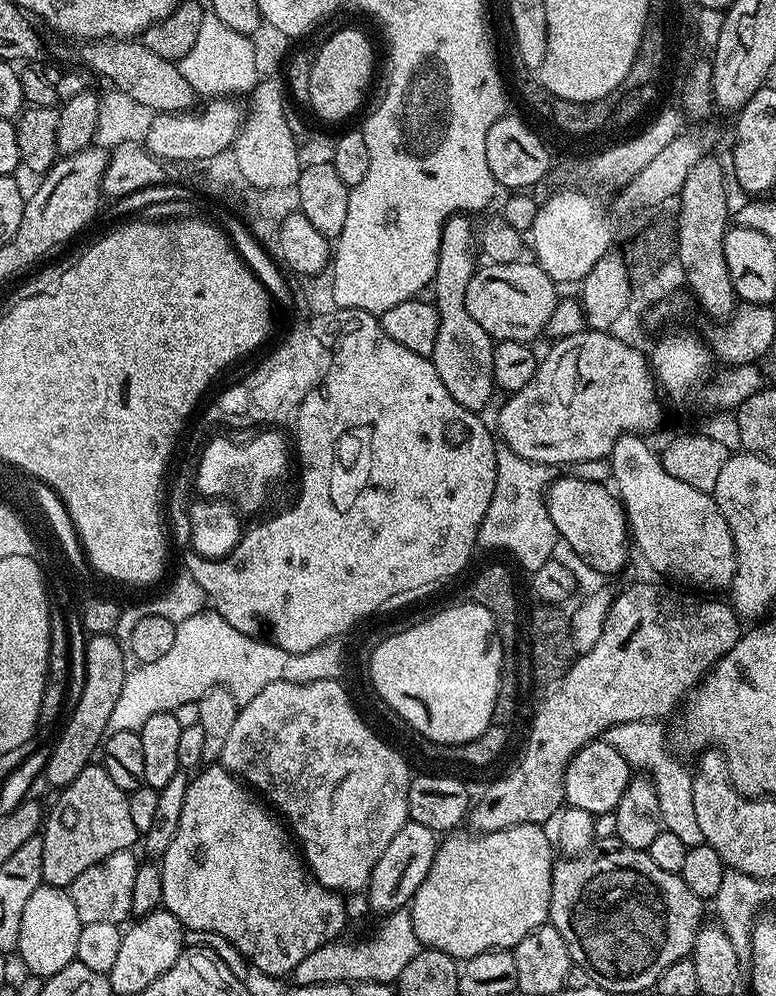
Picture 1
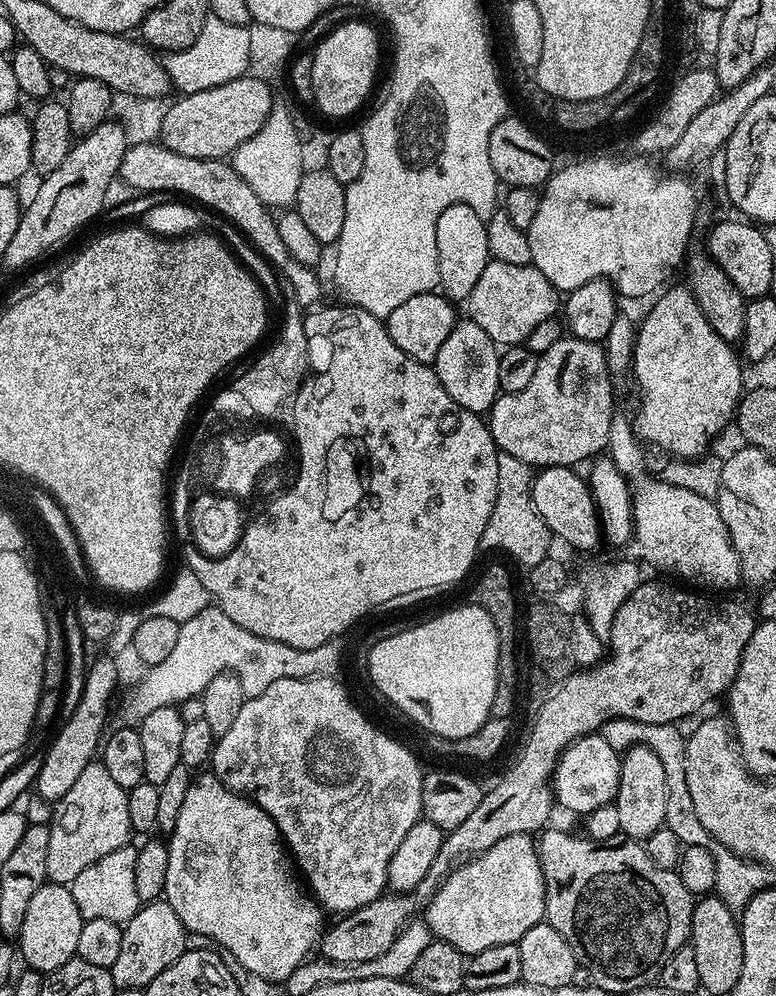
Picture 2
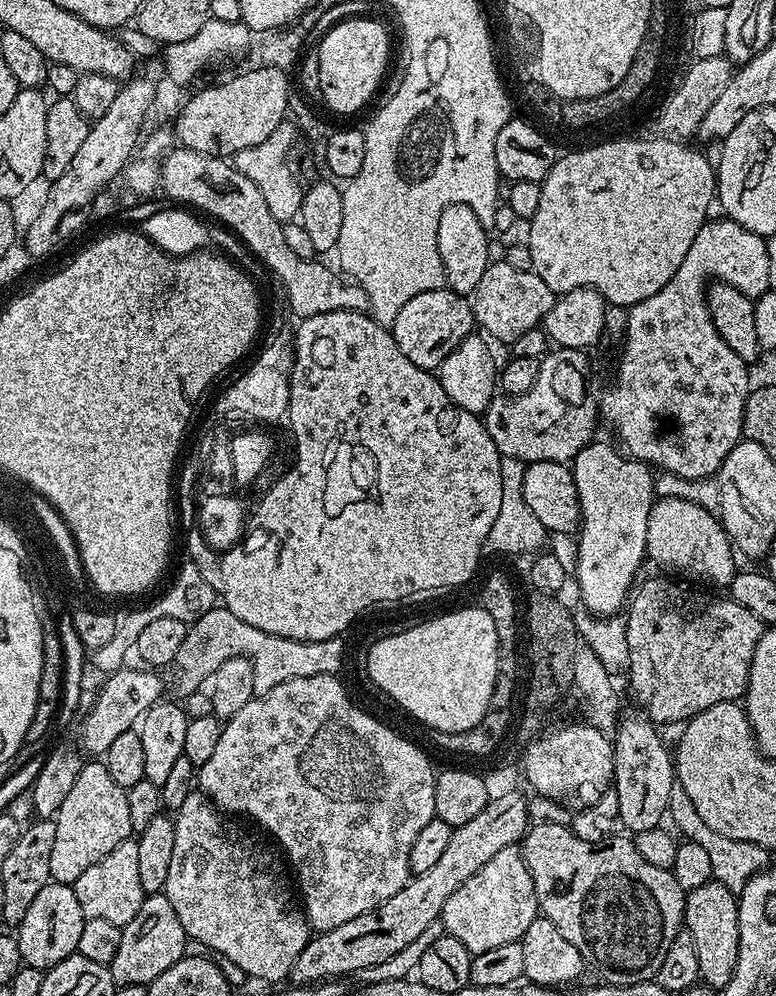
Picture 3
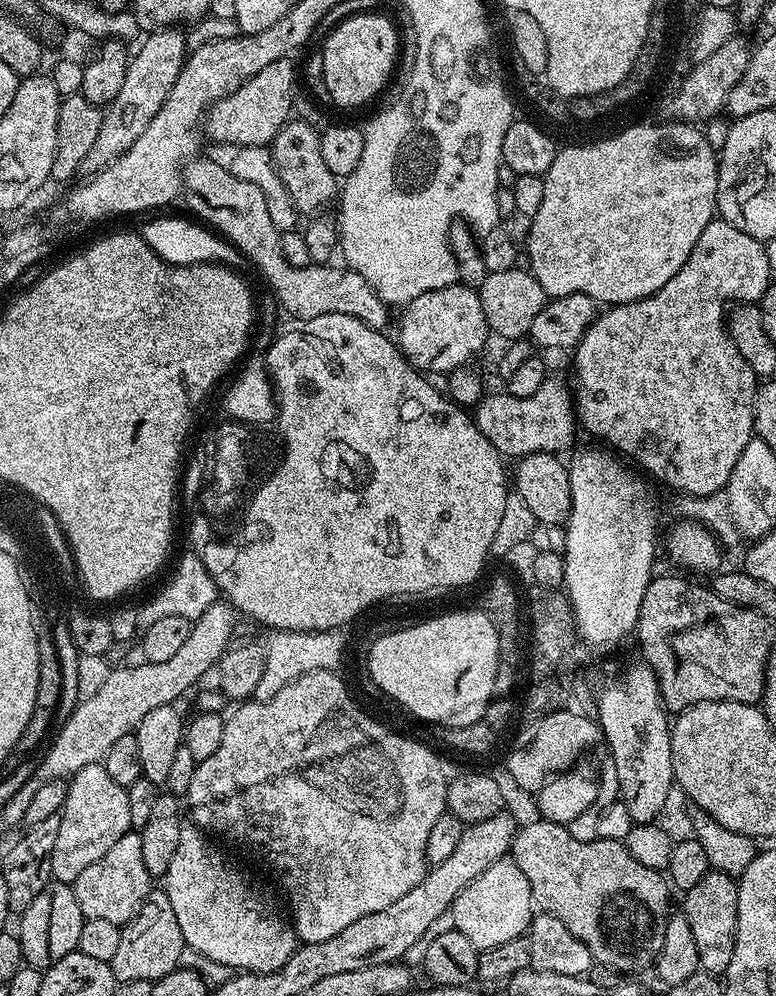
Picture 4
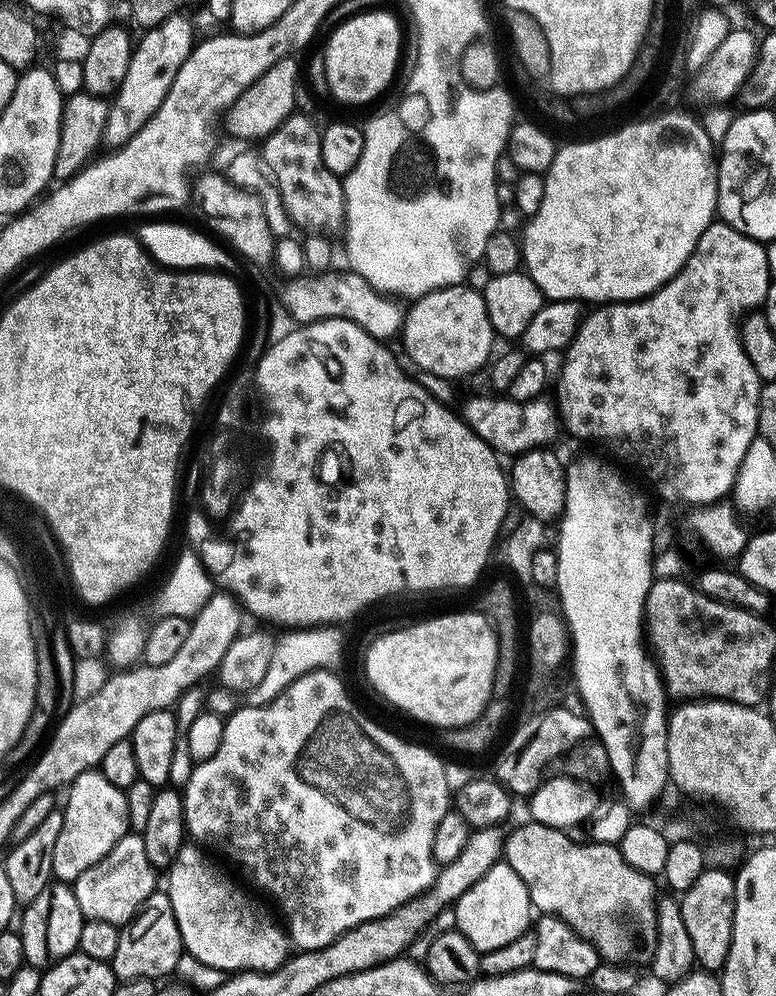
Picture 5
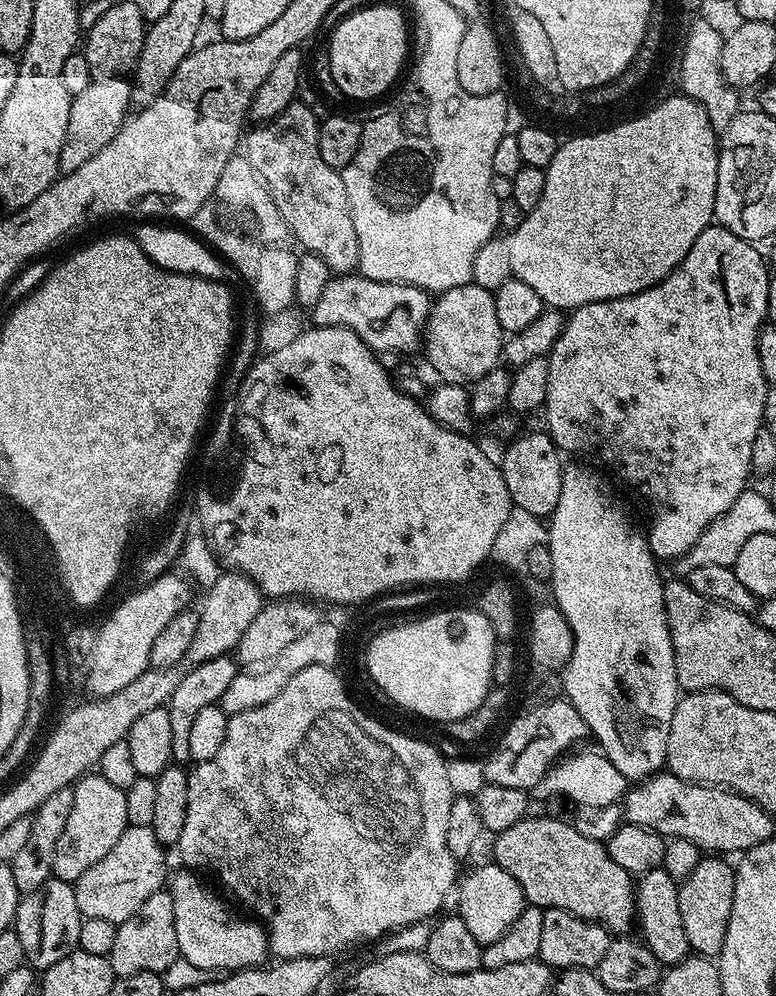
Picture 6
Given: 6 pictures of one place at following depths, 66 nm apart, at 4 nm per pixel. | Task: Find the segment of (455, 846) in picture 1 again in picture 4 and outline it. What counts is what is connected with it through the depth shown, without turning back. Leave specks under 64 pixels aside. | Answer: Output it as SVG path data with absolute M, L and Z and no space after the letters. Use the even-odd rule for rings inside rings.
M510 858L499 860L478 874L478 878L458 894L450 911L455 931L466 934L477 950L502 946L502 942L525 935L532 922L534 905L530 882L526 882L526 874L522 874Z

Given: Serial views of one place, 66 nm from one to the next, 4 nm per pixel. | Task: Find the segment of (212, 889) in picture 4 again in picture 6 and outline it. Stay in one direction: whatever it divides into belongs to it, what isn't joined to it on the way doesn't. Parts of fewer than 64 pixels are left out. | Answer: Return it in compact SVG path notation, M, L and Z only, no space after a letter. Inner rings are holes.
M183 871L177 876L175 873L170 880L174 902L174 930L178 930L178 950L183 963L193 964L196 968L224 968L220 970L263 965L264 959L269 959L270 956L268 934L264 925L252 918L243 920L242 917L235 916L210 889L203 888L192 877L195 875L191 871Z

